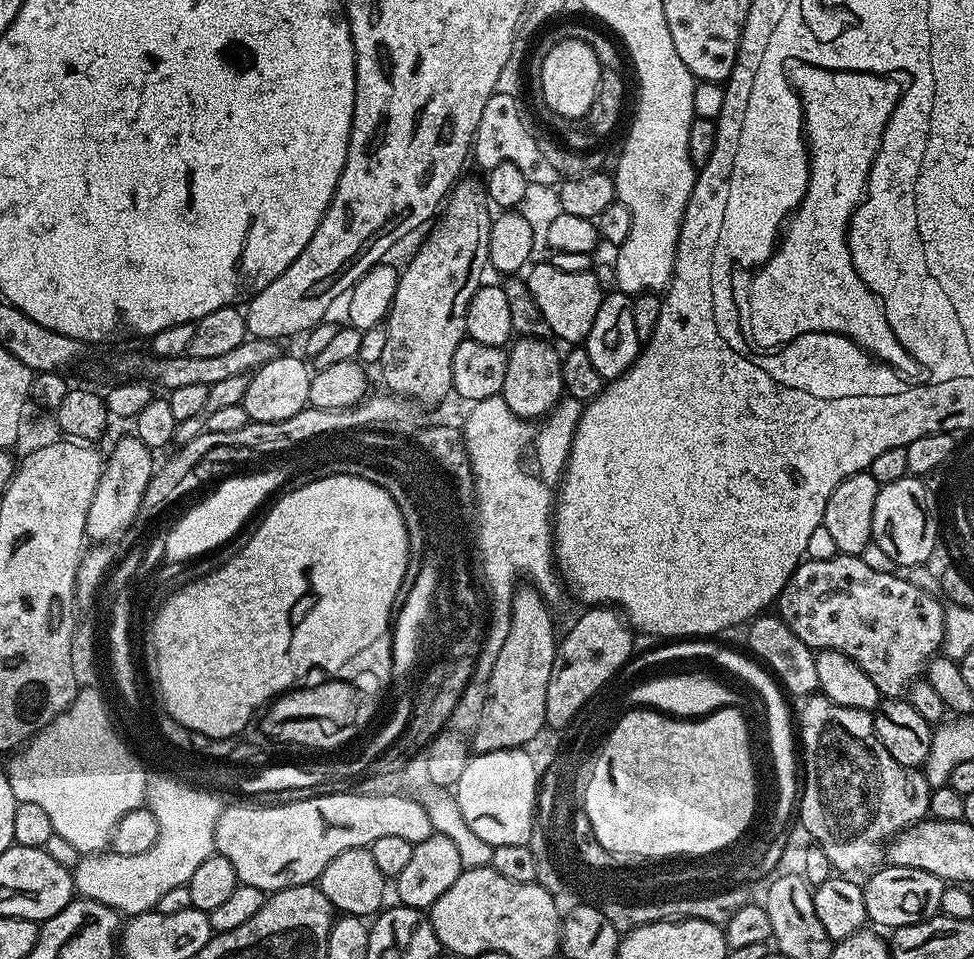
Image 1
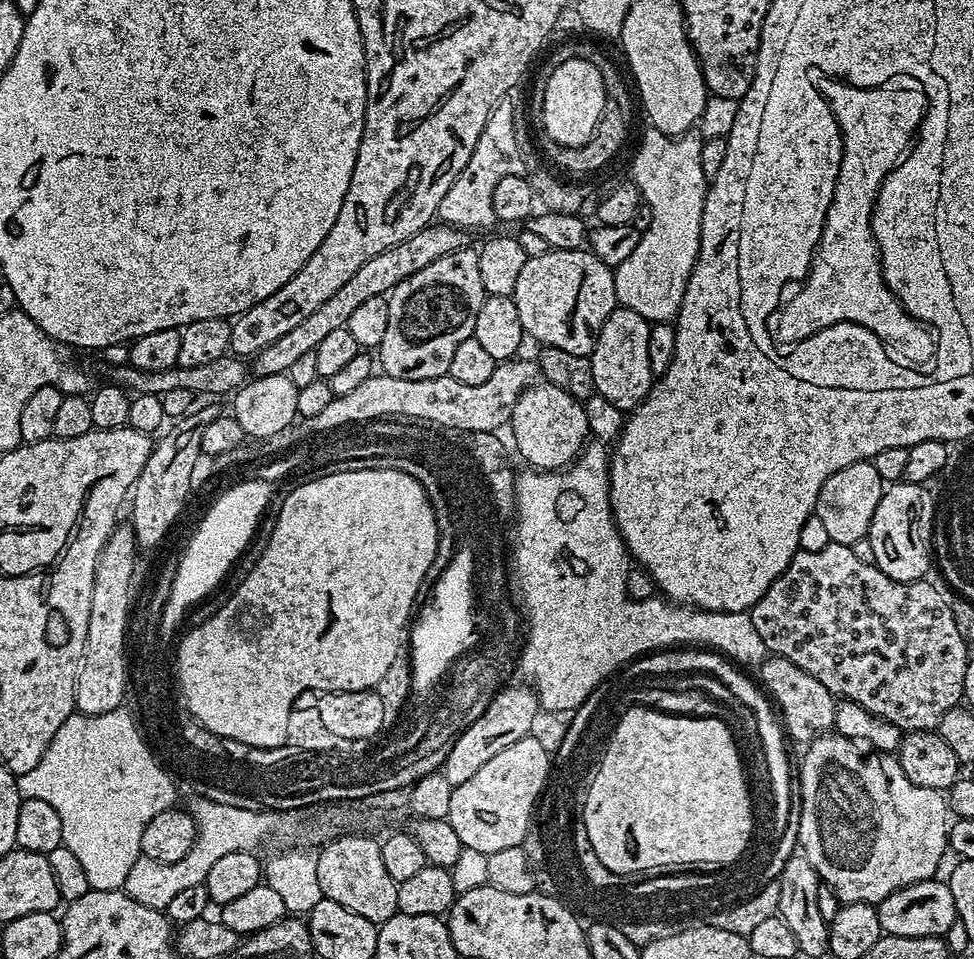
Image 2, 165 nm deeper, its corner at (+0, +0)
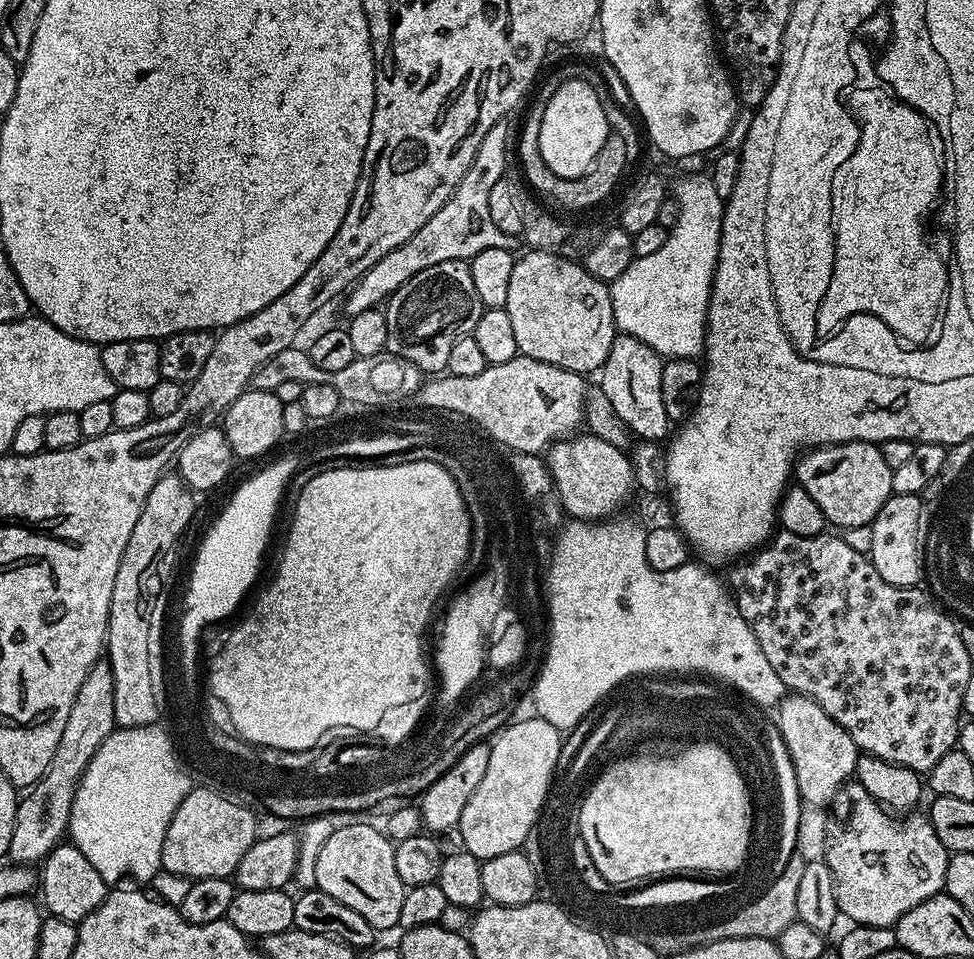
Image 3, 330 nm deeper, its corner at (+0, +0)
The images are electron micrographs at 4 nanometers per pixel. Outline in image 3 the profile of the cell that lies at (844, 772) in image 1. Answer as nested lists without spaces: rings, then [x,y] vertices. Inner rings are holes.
[[[849,782],[840,789],[840,792],[830,805],[831,812],[833,820],[829,822],[828,829],[824,832],[824,853],[822,853],[822,859],[824,863],[830,866],[832,871],[834,886],[836,887],[836,901],[840,907],[841,917],[846,918],[846,916],[849,916],[853,925],[865,924],[866,926],[891,928],[896,925],[898,918],[902,918],[902,914],[906,914],[906,910],[914,910],[914,906],[918,906],[918,902],[926,902],[926,898],[938,896],[944,892],[944,879],[946,878],[950,853],[942,846],[942,842],[938,842],[938,834],[934,834],[934,826],[927,815],[920,814],[920,816],[916,816],[917,814],[908,814],[903,818],[897,818],[895,815],[885,811],[880,803],[859,782]]]

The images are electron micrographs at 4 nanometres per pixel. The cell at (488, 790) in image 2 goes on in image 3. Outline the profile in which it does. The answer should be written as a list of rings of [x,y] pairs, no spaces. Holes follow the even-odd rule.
[[[535,714],[529,716],[529,720],[519,720],[519,718],[513,719],[511,723],[501,728],[500,731],[496,733],[490,744],[490,762],[486,766],[486,775],[482,777],[482,782],[478,782],[478,790],[474,790],[474,794],[470,794],[470,802],[466,802],[466,810],[462,810],[458,833],[460,832],[460,840],[464,843],[461,844],[463,851],[474,854],[476,859],[481,862],[494,858],[498,854],[506,854],[507,852],[515,852],[523,849],[525,847],[524,839],[526,839],[531,832],[533,835],[534,829],[538,824],[538,821],[532,817],[532,758],[538,758],[538,744],[550,744],[550,730],[554,730],[555,727],[550,726],[550,722],[541,720],[540,717]]]

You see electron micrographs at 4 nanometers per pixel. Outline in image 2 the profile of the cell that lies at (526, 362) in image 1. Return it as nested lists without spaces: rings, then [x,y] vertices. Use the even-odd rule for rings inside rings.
[[[533,382],[529,388],[514,402],[510,421],[512,440],[525,460],[525,465],[541,472],[564,470],[571,465],[584,450],[589,439],[586,410],[583,403],[576,400],[566,390],[556,384]]]

